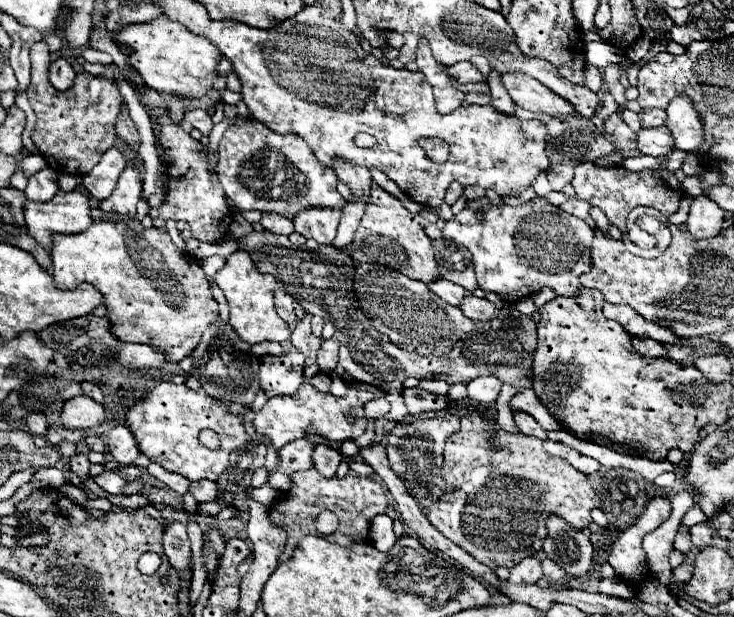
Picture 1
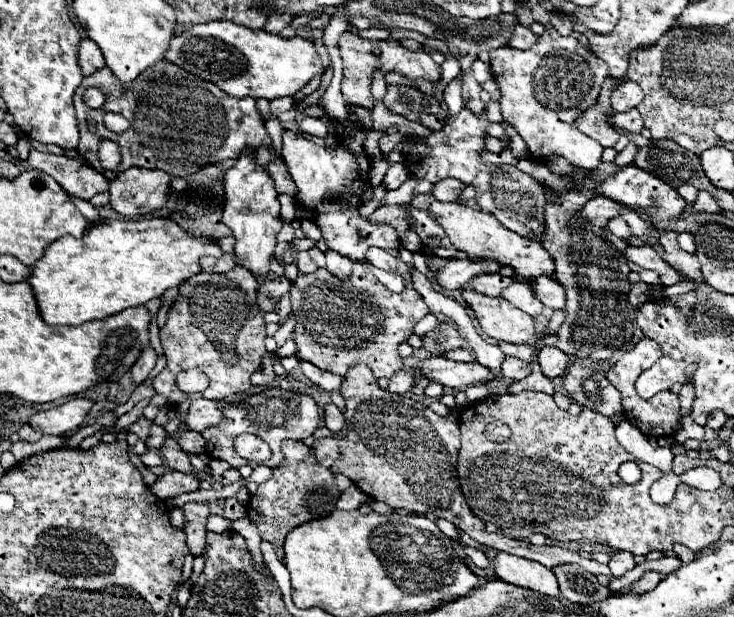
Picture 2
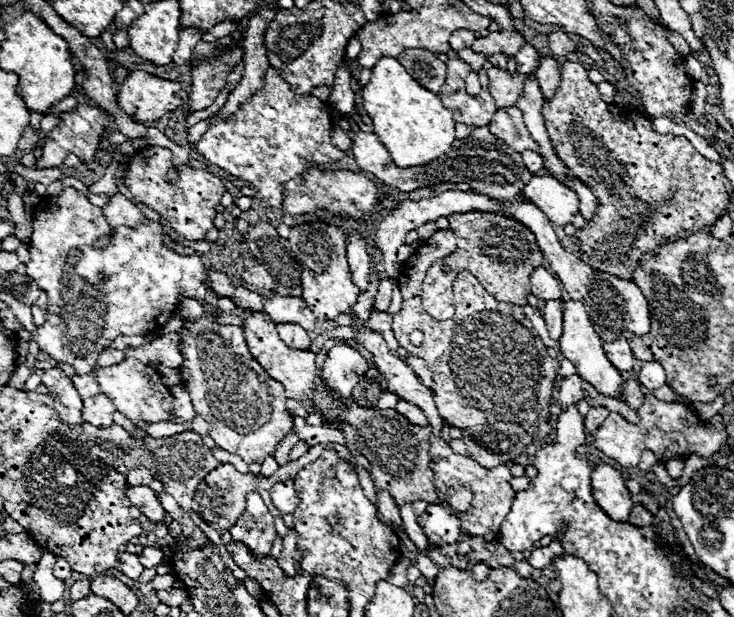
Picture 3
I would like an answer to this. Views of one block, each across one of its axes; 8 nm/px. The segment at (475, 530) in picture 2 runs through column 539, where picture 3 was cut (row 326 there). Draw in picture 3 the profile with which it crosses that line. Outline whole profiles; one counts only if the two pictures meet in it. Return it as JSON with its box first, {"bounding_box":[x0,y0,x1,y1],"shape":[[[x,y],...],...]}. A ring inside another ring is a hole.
{"bounding_box":[542,300,562,340],"shape":[[[546,300],[542,308],[542,318],[546,322],[550,338],[558,340],[562,336],[562,310],[560,310],[560,300]]]}

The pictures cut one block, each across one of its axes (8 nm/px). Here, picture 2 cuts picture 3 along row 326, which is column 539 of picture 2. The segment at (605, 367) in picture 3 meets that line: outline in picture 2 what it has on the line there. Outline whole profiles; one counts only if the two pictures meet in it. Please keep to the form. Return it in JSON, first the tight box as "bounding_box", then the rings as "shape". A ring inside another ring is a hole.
{"bounding_box":[494,552,560,598],"shape":[[[498,552],[494,558],[494,570],[496,576],[508,584],[536,590],[544,596],[560,598],[556,576],[550,568],[542,566],[540,562],[532,562],[520,556],[512,556],[506,552]]]}

